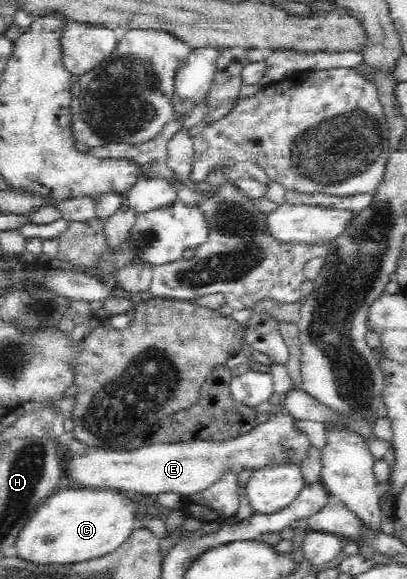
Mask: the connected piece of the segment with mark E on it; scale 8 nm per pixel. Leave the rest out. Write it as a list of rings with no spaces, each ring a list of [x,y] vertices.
[[[286,412],[272,413],[271,419],[258,425],[237,439],[225,441],[189,441],[179,445],[147,445],[139,449],[119,451],[103,446],[87,446],[79,455],[71,454],[67,463],[62,462],[67,477],[81,487],[98,490],[119,490],[136,494],[159,495],[175,492],[183,497],[205,491],[224,471],[241,469],[255,471],[264,465],[277,462],[295,462],[299,464],[304,458],[307,446],[311,444],[305,432],[300,431],[296,419]]]

